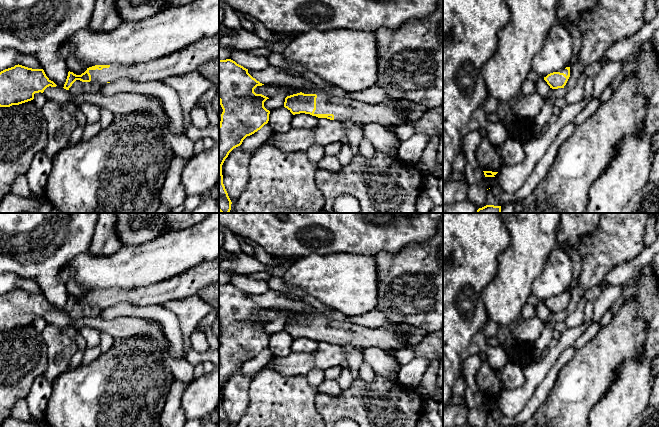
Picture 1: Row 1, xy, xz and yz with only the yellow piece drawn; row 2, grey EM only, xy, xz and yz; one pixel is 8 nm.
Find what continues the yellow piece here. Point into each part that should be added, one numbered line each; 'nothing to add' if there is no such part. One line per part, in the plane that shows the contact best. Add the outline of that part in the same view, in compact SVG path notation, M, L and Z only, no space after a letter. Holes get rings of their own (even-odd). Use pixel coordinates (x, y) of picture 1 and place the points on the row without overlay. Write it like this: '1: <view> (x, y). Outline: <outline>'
1: xz (343, 334). Outline: M318 317L314 338L333 338L334 344L352 345L360 348L378 347L388 351L410 347L407 339L410 332L417 327L397 324L392 330L388 328L371 329L358 324L339 323Z

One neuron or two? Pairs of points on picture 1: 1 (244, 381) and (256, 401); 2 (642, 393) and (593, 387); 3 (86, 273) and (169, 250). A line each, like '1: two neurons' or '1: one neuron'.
1: two neurons
2: two neurons
3: one neuron

